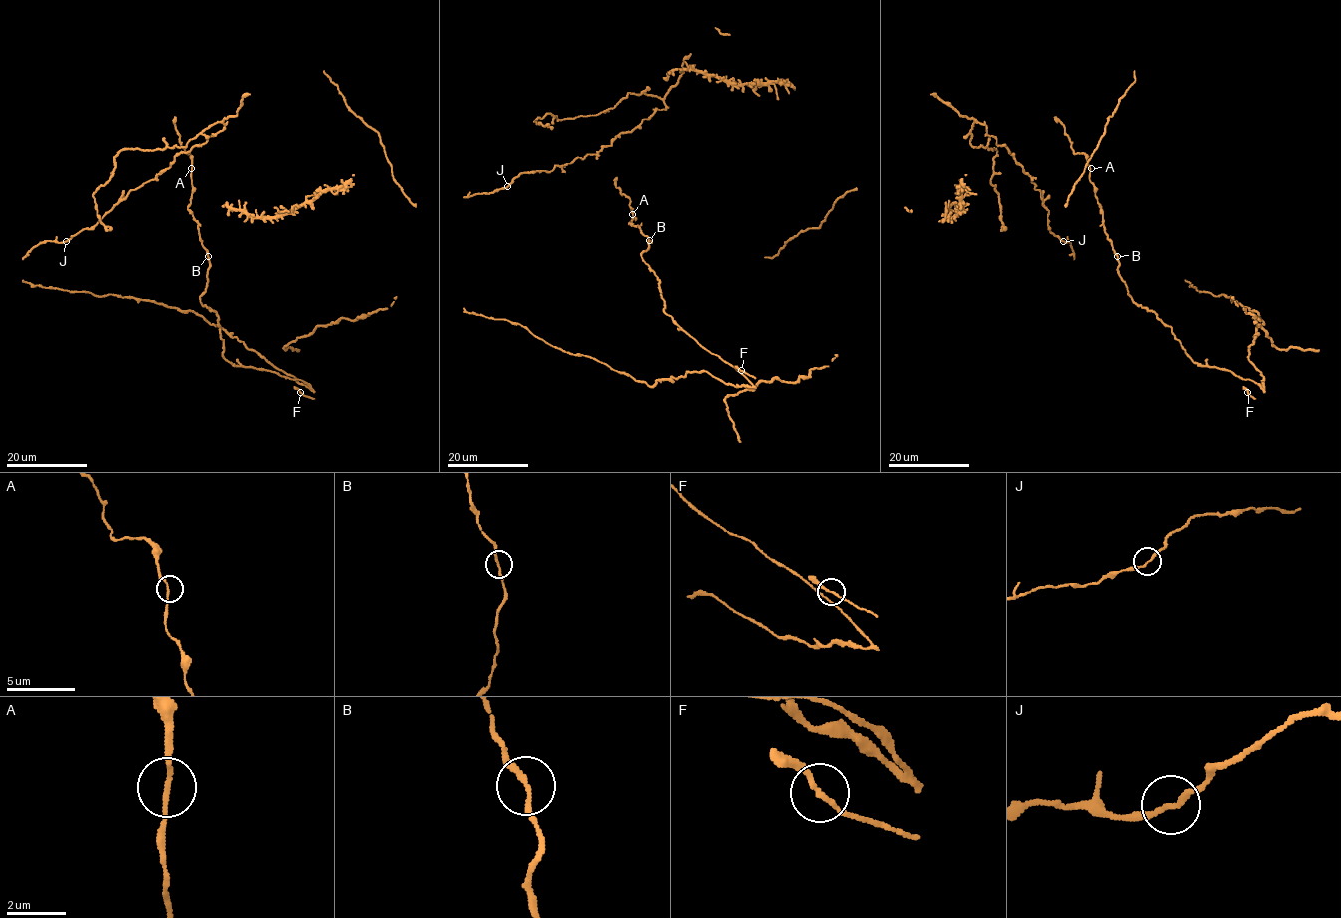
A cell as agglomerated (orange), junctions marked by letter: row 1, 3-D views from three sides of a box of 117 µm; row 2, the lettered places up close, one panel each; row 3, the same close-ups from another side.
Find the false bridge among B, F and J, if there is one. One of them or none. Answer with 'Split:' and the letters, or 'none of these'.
Split: none of these

